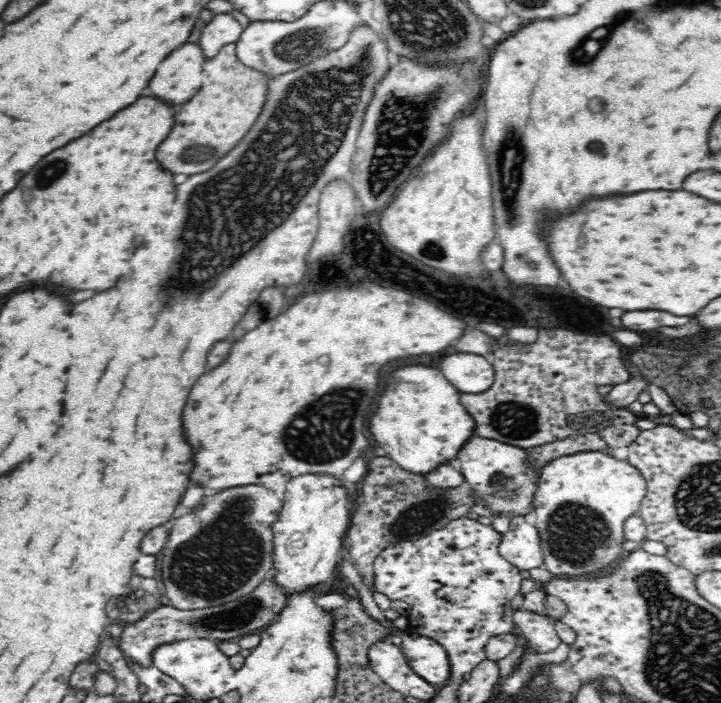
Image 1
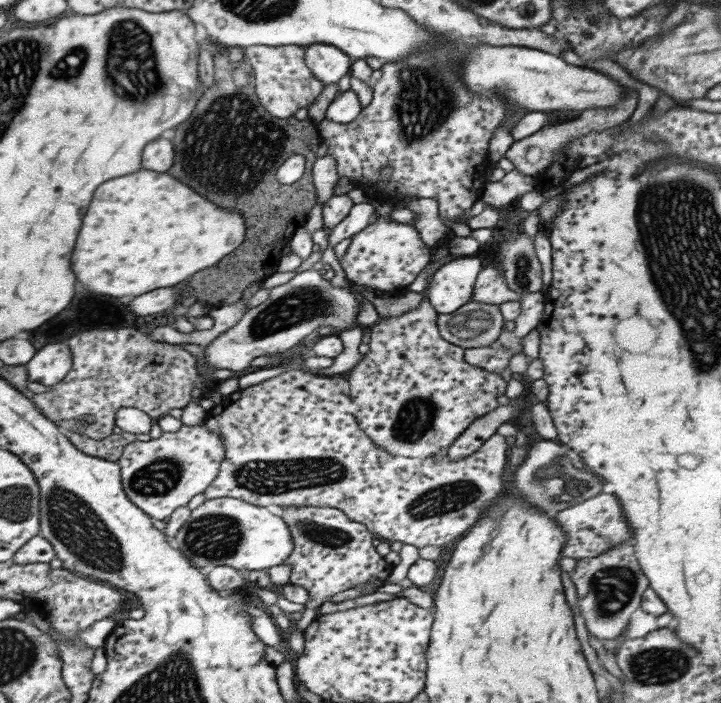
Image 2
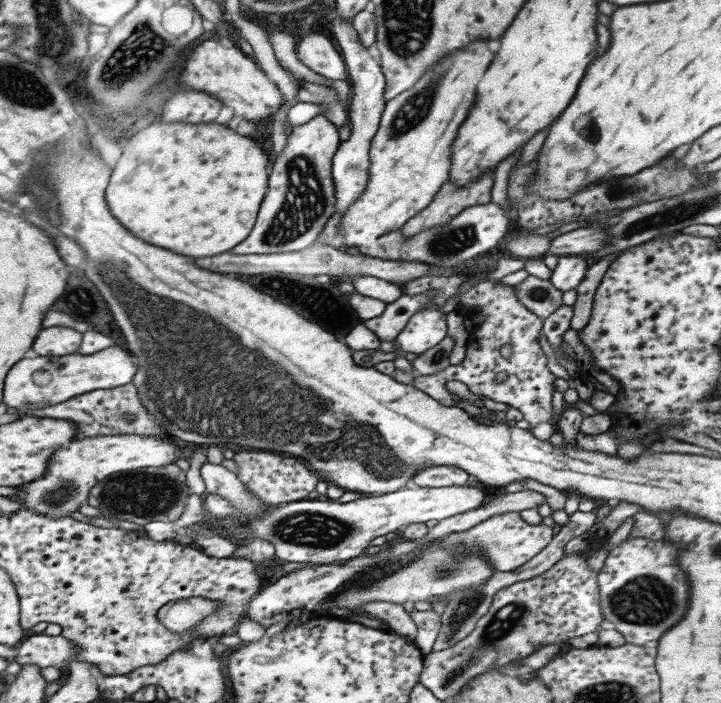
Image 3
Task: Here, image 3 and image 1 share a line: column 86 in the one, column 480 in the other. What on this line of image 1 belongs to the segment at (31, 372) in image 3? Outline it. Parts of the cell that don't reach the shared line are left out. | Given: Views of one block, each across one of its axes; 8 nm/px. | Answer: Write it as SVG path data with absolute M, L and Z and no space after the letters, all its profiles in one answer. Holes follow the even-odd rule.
M458 352L440 362L440 370L460 393L478 395L495 379L493 359L470 352Z

